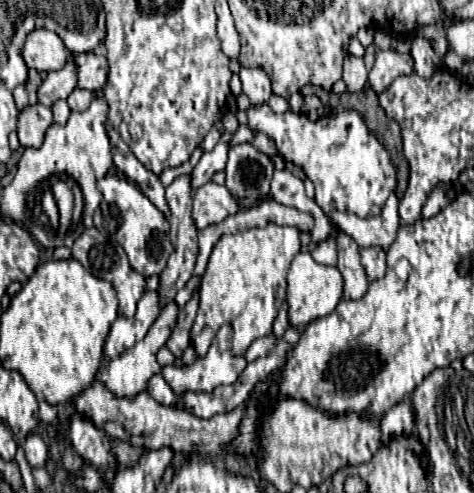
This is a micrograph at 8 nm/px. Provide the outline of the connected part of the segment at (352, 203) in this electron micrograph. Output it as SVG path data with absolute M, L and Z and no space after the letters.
M263 103L259 107L251 105L247 109L247 119L247 125L255 133L265 133L275 141L279 155L305 171L307 179L315 185L315 201L325 213L337 209L361 217L377 215L389 193L397 187L397 171L391 163L389 151L355 109L343 109L331 117L311 121L305 113L275 113Z

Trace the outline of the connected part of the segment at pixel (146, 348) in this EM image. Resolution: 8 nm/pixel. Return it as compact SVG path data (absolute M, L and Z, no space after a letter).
M171 301L167 303L163 309L161 309L161 315L157 317L157 321L151 325L149 333L145 335L143 341L135 343L131 349L127 349L125 353L113 357L113 359L105 359L103 363L103 369L99 371L97 379L115 395L115 397L127 397L127 399L133 399L137 393L145 391L147 385L149 385L149 379L155 375L161 373L161 365L157 363L157 351L167 343L167 339L171 337L171 323L175 323L177 319L177 305Z

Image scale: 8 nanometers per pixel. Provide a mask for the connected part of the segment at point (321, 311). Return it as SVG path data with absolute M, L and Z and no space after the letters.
M307 251L299 253L293 259L289 275L287 275L287 303L289 303L289 323L291 325L307 327L311 321L333 313L341 297L343 297L343 275L337 267L315 263Z

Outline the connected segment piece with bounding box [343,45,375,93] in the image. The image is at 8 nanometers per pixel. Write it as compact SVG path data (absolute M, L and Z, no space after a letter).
M367 47L367 53L365 57L355 57L355 55L349 55L345 59L345 65L343 65L343 81L347 85L347 91L361 91L363 85L367 83L367 73L369 73L369 67L373 65L373 55L375 55L375 47Z

